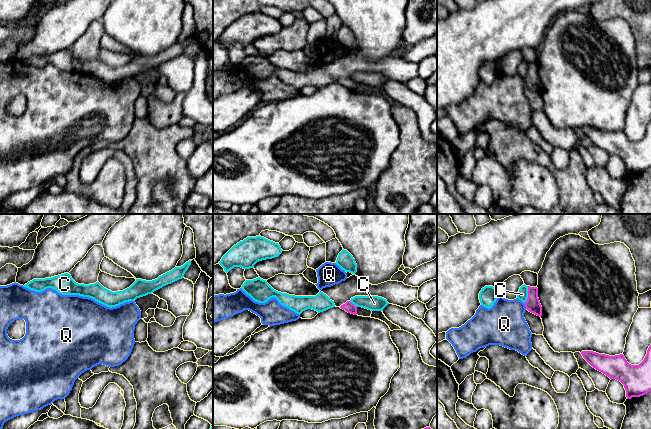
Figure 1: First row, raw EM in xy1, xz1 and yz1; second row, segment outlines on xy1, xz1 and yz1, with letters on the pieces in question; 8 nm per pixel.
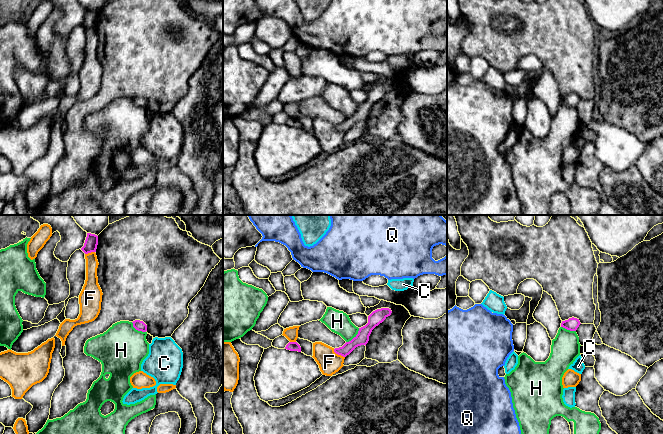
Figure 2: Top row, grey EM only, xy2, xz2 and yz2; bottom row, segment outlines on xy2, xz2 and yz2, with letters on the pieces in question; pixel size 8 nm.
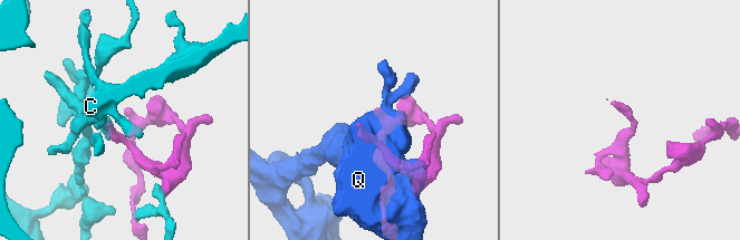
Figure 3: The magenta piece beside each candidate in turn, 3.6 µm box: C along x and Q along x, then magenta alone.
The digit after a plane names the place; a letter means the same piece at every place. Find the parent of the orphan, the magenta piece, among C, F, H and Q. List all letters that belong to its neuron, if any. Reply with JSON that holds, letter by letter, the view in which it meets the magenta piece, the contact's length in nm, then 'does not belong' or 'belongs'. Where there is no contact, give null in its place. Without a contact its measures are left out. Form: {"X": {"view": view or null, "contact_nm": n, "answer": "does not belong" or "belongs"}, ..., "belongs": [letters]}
{"C": {"view": "yz1", "contact_nm": 140, "answer": "does not belong"}, "F": {"view": "xz2", "contact_nm": 120, "answer": "does not belong"}, "H": {"view": "xz2", "contact_nm": 160, "answer": "does not belong"}, "Q": {"view": "yz1", "contact_nm": 50, "answer": "does not belong"}, "belongs": []}

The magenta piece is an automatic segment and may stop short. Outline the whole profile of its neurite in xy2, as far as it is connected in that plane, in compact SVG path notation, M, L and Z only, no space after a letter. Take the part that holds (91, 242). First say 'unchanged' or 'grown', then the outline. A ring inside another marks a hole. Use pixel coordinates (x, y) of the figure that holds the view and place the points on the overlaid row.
unchanged; M87 233L84 246L81 248L81 250L85 254L96 252L97 245L98 245L98 236L95 234Z

